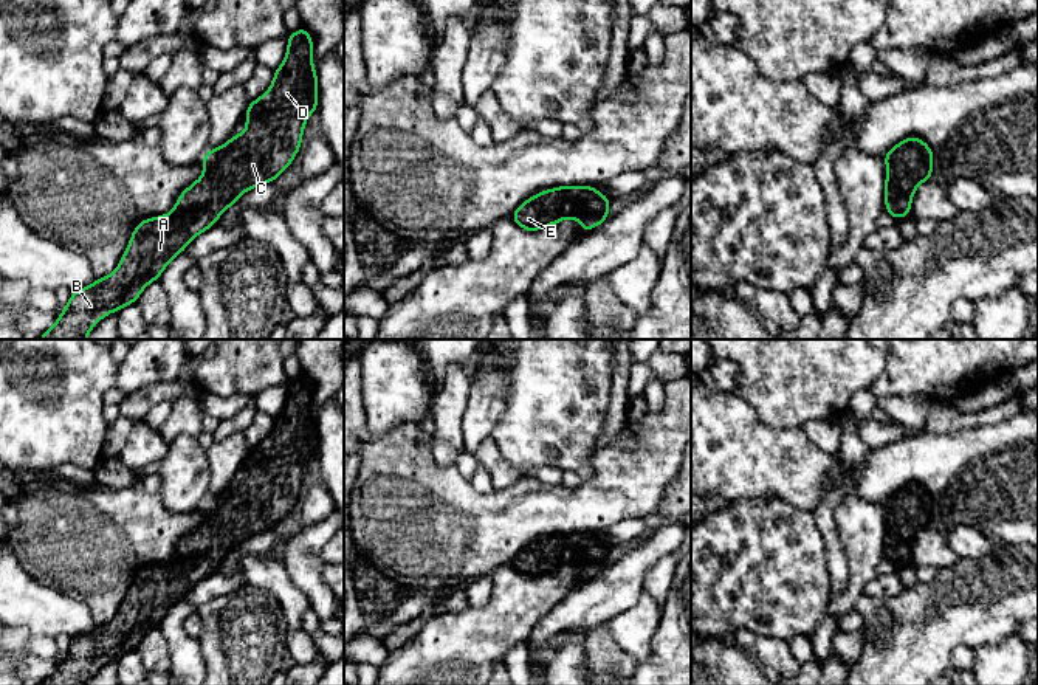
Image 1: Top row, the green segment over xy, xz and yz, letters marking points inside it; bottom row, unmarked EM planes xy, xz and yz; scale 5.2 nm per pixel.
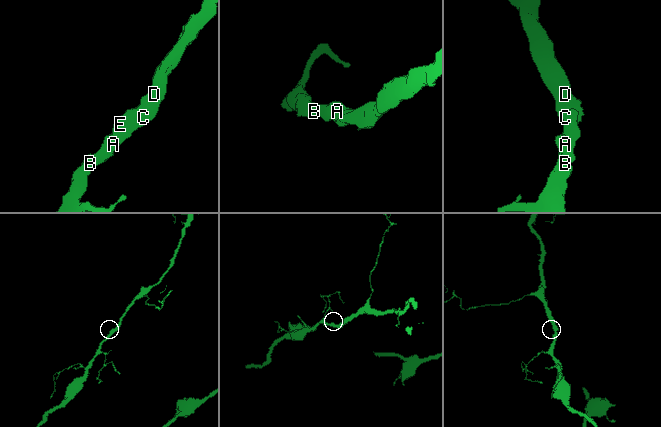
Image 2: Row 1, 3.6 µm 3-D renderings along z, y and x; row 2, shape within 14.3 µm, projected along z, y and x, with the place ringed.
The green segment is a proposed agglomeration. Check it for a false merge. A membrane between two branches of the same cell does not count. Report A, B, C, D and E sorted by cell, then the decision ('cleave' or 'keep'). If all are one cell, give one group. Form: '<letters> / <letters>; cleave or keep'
A B C D E; keep

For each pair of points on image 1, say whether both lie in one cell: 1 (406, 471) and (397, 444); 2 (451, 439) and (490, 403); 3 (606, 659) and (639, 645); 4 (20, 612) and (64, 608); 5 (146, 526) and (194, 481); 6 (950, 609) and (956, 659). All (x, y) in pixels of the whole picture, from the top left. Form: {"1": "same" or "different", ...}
{"1": "same", "2": "different", "3": "different", "4": "same", "5": "different", "6": "different"}

